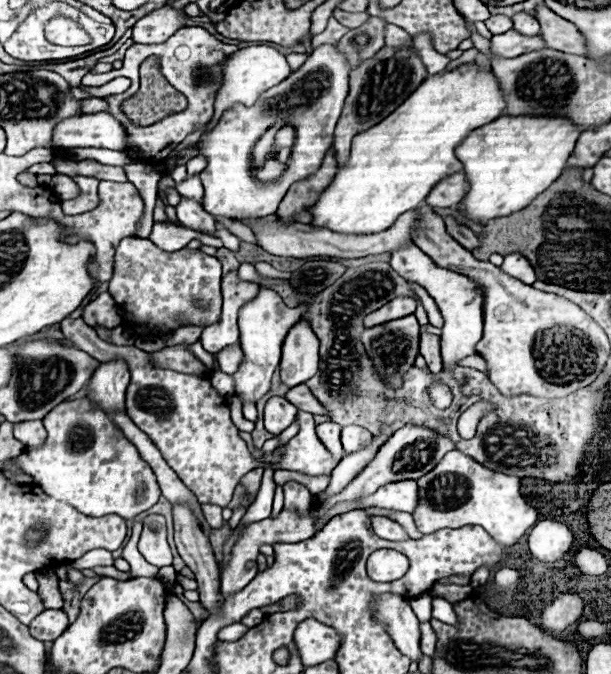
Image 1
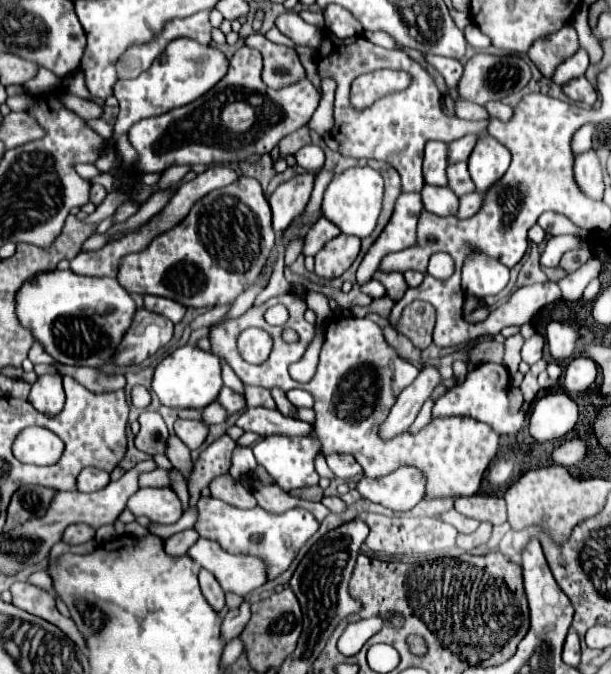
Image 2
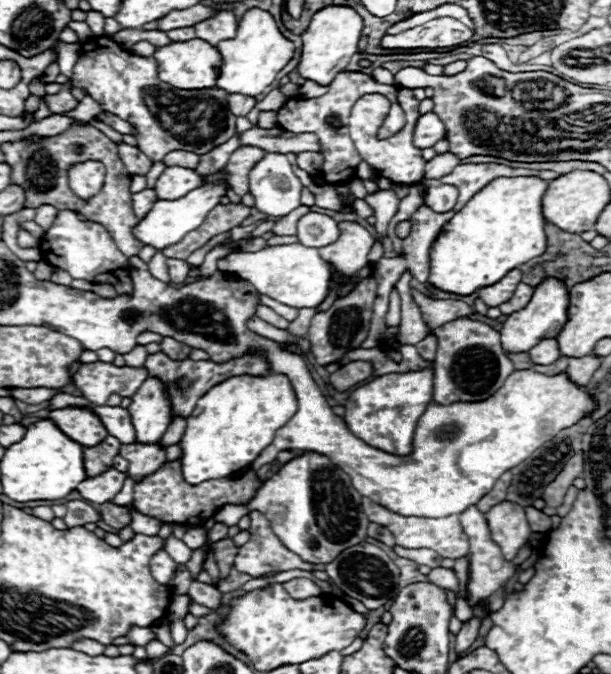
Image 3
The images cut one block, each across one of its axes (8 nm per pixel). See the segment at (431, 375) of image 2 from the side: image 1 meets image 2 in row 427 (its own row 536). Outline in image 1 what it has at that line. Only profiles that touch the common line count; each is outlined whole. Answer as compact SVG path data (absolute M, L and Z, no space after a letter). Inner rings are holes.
M372 516L372 528L380 538L386 538L386 540L392 540L392 542L402 542L402 540L410 538L398 522L384 518L384 516Z

